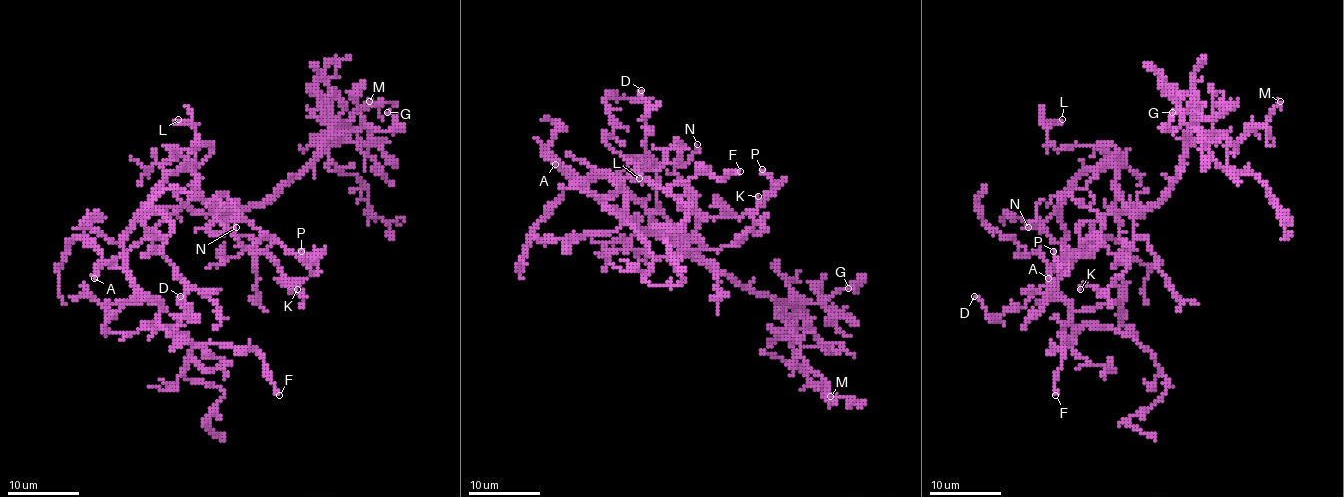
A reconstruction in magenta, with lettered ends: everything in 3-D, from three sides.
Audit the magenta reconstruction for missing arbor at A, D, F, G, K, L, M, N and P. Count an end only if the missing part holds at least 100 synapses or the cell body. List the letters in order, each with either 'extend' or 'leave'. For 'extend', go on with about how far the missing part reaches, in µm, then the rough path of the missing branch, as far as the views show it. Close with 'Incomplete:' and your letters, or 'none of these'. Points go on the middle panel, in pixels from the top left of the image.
A: extend; missing 40 µm
D: leave
F: leave
G: leave
K: leave
L: leave
M: leave
N: leave
P: leave
Incomplete: A

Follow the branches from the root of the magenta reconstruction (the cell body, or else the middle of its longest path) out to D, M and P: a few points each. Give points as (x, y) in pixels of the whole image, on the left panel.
D: (162, 184), (153, 199), (155, 208), (171, 224), (162, 254), (187, 285), (184, 294), (187, 317), (180, 296)
M: (162, 184), (191, 166), (214, 208), (254, 208), (328, 132), (340, 141), (333, 134), (369, 101)
P: (162, 184), (191, 166), (194, 188), (211, 204), (247, 218), (290, 251), (310, 254), (310, 267), (301, 251)

